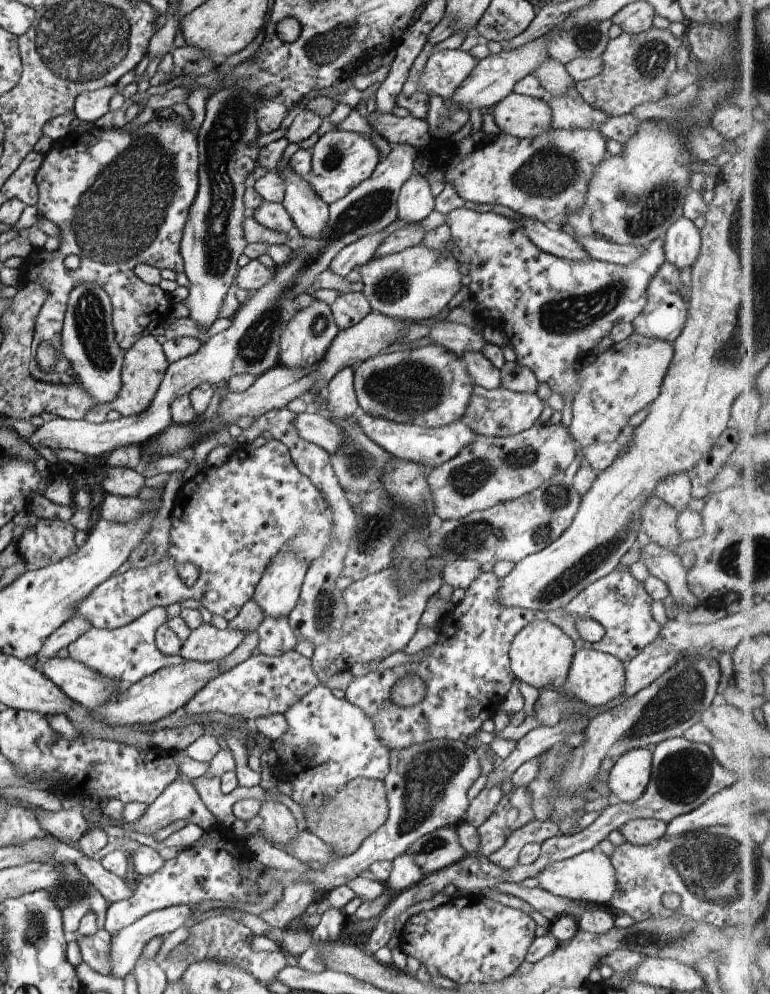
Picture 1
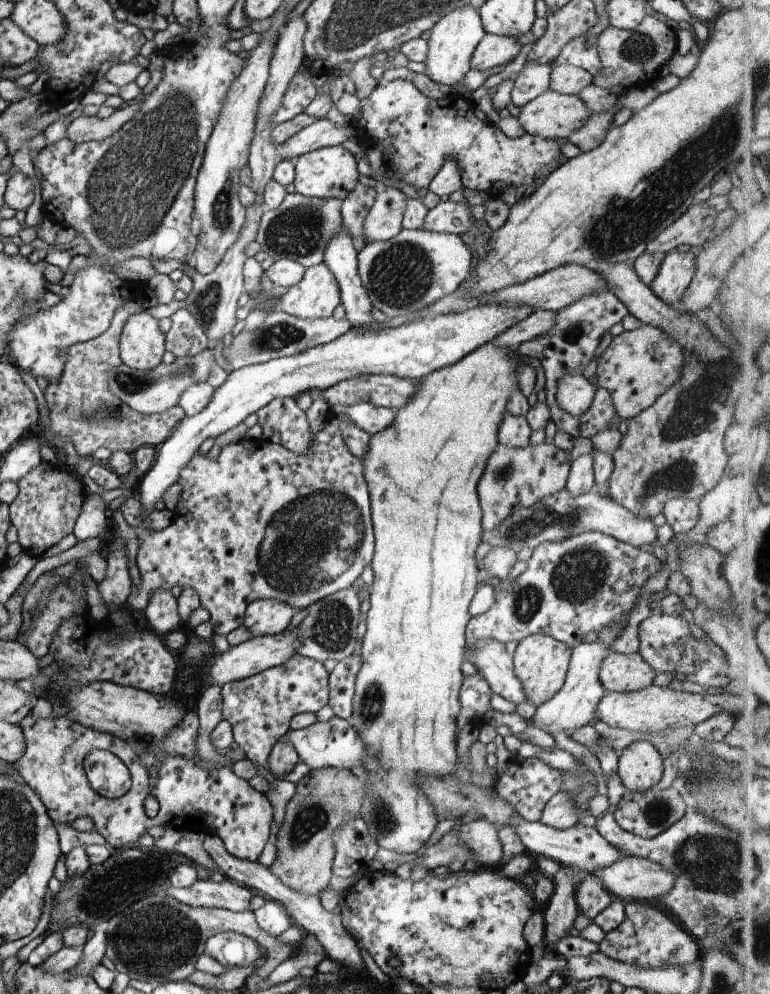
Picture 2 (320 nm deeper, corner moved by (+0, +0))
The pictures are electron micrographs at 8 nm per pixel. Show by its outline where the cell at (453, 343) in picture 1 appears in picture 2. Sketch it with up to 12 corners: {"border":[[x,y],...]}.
{"border":[[538,309],[493,343],[517,349],[555,326],[557,311]]}

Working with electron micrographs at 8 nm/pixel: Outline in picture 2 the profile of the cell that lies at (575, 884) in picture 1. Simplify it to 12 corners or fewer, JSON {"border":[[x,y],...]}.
{"border":[[624,857],[594,874],[614,898],[645,903],[668,894],[669,868]]}

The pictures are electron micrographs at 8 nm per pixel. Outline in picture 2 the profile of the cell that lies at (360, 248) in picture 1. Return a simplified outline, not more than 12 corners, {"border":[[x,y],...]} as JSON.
{"border":[[378,182],[366,215],[368,242],[385,241],[403,229],[408,197]]}

